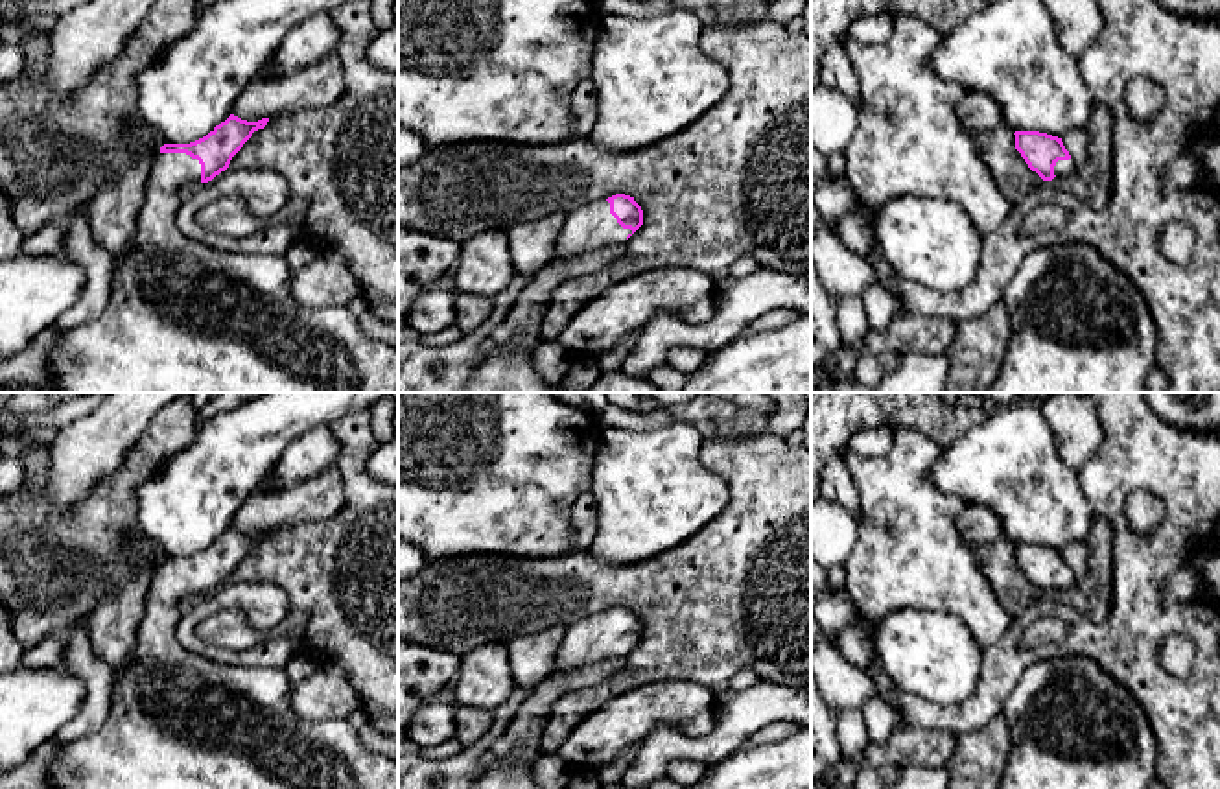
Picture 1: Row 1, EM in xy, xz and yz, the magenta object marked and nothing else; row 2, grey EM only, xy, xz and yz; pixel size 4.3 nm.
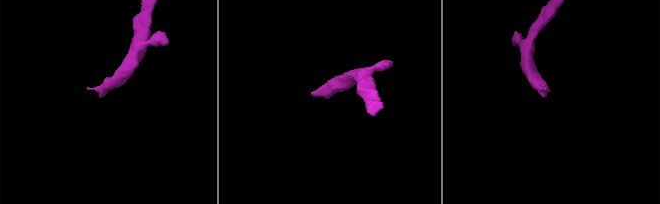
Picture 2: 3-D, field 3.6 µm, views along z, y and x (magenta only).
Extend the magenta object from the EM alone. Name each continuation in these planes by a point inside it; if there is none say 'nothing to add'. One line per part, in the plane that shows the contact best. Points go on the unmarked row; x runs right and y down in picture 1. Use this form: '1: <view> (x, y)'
1: xy (177, 721)

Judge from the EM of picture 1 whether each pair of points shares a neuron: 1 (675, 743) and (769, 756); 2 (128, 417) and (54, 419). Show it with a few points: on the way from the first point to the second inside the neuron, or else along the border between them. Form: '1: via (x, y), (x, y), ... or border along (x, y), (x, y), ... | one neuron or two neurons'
1: border along (745, 743), (712, 767) | two neurons
2: border along (93, 412), (70, 421), (58, 432) | two neurons

